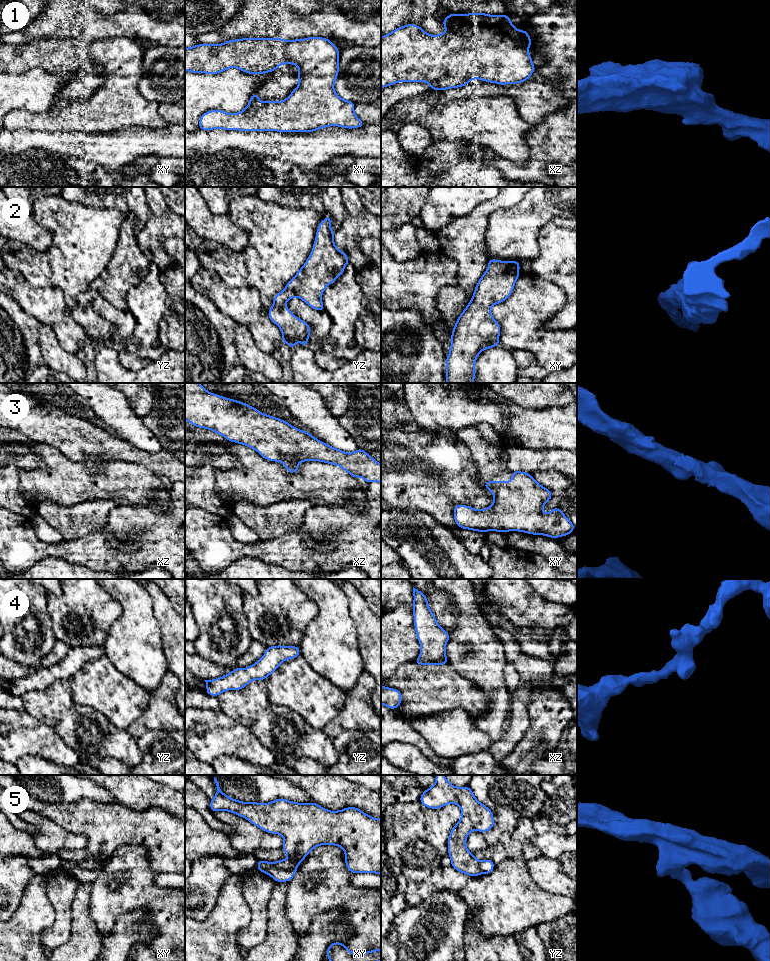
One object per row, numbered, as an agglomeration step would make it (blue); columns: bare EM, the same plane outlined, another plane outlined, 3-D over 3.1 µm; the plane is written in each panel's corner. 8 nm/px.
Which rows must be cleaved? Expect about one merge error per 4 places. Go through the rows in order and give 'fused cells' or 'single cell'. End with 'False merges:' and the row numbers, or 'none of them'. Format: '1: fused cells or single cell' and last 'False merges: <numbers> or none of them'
1: single cell
2: single cell
3: single cell
4: single cell
5: fused cells
False merges: 5

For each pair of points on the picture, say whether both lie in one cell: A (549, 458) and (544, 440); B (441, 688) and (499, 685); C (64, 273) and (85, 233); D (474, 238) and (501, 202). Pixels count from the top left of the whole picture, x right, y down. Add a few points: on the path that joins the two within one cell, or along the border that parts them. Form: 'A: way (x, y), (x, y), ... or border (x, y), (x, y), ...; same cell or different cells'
A: border (523, 446), (537, 450), (566, 450); different cells
B: border (458, 673), (473, 681), (485, 693); different cells
C: way (72, 263), (83, 243); same cell
D: way (474, 228), (476, 221), (491, 206); same cell

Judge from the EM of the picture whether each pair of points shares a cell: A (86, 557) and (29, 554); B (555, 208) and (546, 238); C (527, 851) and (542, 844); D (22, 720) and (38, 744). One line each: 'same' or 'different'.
A: same
B: different
C: different
D: same

